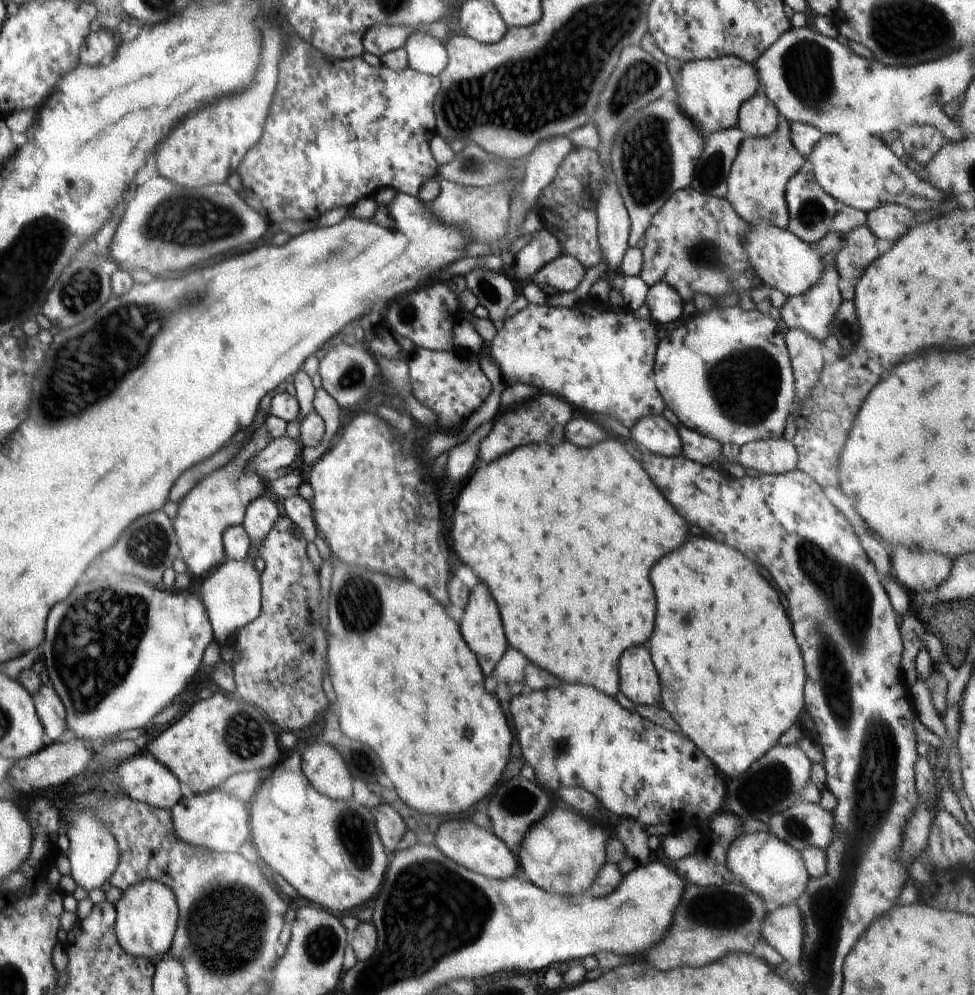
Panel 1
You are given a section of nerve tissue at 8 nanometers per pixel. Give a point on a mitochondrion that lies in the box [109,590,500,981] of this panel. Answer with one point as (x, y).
(226, 924)

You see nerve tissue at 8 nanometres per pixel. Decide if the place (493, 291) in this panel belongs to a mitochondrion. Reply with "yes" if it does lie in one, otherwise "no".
yes

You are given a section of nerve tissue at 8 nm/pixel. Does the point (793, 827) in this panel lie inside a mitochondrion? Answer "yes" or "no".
yes

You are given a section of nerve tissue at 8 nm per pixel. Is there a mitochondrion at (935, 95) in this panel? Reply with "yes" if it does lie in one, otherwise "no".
yes

